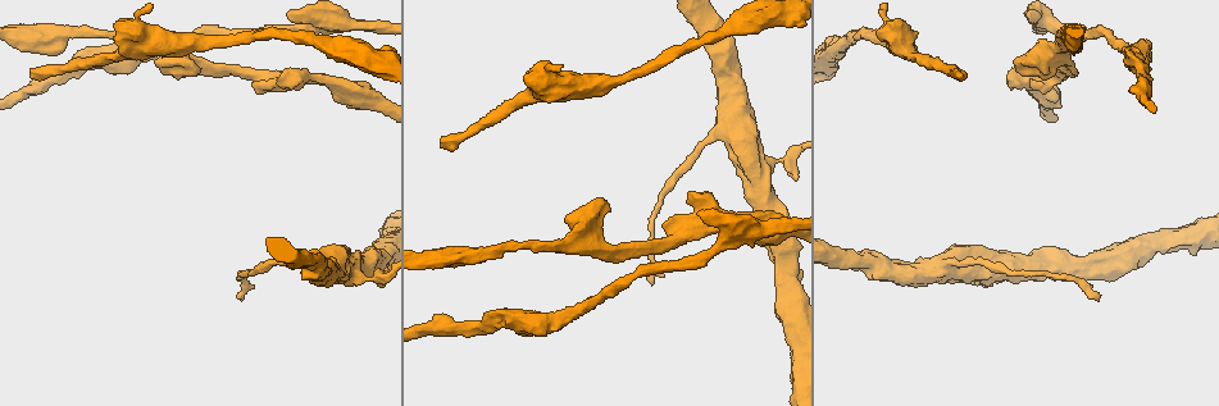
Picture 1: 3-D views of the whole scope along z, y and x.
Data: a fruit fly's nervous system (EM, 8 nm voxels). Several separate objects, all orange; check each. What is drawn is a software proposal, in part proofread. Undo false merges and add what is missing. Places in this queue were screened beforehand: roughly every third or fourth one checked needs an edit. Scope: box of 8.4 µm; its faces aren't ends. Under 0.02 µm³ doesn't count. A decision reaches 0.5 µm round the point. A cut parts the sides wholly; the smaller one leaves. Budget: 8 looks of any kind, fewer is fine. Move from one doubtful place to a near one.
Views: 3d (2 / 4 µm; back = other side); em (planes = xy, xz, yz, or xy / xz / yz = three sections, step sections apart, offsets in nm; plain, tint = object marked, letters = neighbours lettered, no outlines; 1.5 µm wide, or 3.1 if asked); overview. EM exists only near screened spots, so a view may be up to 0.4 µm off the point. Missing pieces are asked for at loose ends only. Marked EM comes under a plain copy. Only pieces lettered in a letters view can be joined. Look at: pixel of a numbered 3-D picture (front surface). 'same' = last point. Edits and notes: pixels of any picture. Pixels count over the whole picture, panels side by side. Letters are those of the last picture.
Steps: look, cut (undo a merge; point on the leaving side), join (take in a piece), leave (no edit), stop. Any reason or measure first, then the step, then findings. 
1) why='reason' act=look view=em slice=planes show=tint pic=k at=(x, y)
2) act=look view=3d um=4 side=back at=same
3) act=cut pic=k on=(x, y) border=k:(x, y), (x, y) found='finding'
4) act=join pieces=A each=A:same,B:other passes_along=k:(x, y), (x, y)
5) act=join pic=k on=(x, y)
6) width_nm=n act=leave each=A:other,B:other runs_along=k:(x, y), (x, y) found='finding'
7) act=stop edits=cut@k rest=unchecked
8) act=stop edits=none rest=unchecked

why='thin end' act=look view=em slice=xy step=4 show=tint pic=1 at=(651, 284)

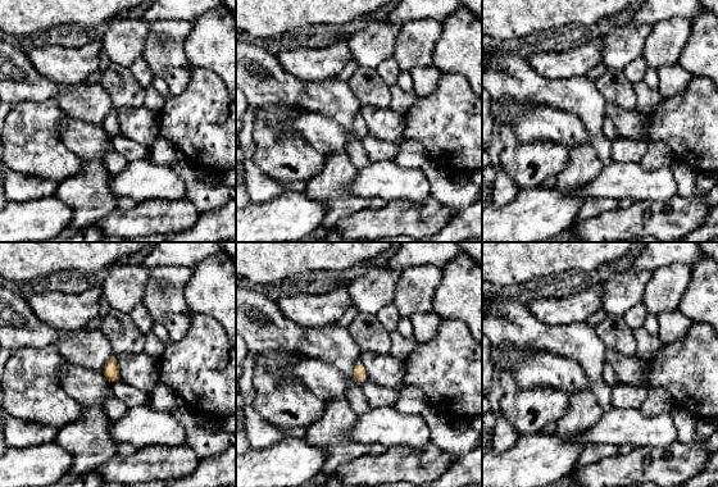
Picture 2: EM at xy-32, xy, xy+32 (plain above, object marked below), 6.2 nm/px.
why='another direction' act=look view=em slice=planes show=tint at=same

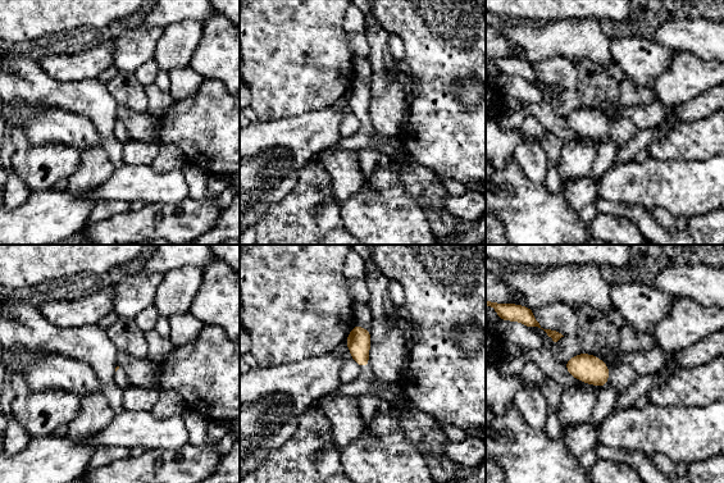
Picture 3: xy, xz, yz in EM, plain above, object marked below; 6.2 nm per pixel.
act=look view=em slice=planes show=letters at=same

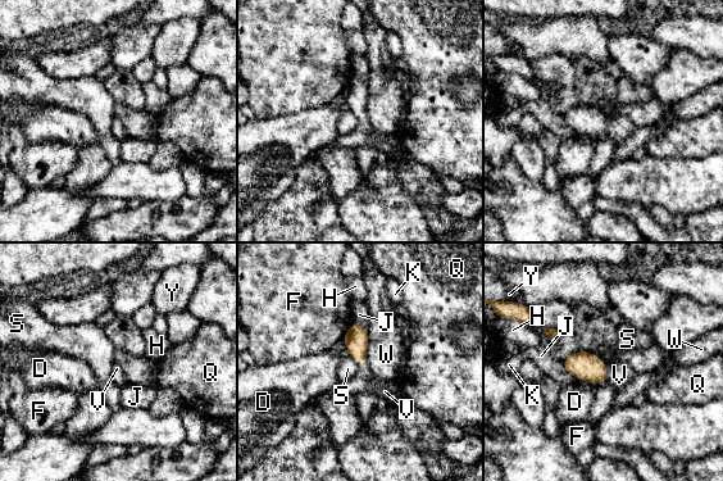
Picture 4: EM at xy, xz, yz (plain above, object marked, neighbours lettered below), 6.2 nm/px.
act=join pieces=V each=D:other,F:other,H:other,J:other,K:other,Q:other,S:other,V:same,W:other,Y:other passes_along=4:(583, 366), (605, 375), (619, 375) found='it goes on there'

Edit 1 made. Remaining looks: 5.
why='see it whole again' act=look view=overview

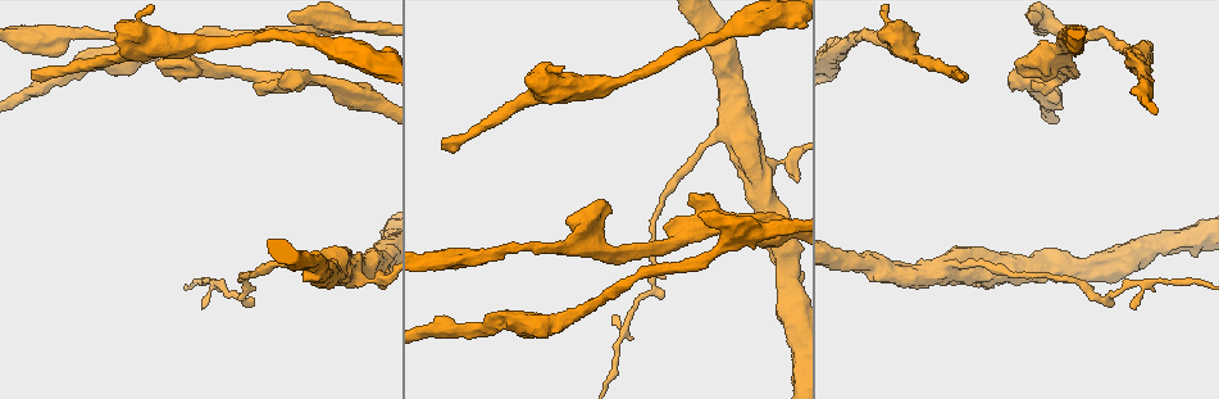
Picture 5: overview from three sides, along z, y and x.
why='calibre changes' act=look view=em slice=planes show=tint pic=5 at=(57, 35)

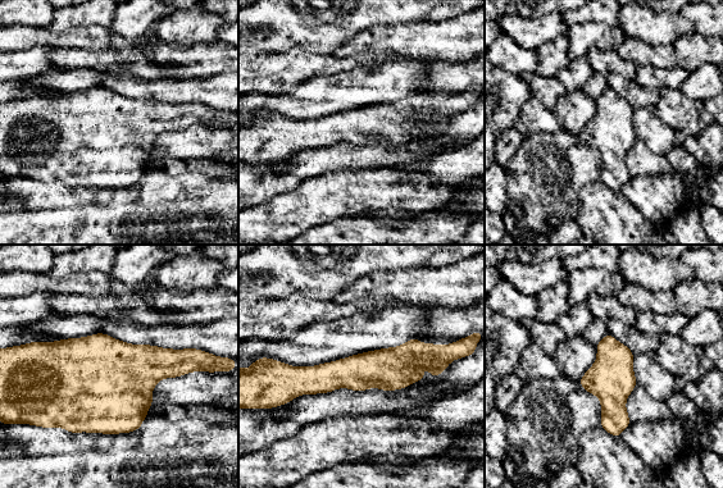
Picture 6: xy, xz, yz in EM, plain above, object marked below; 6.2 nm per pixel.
act=look view=em slice=planes show=letters at=same

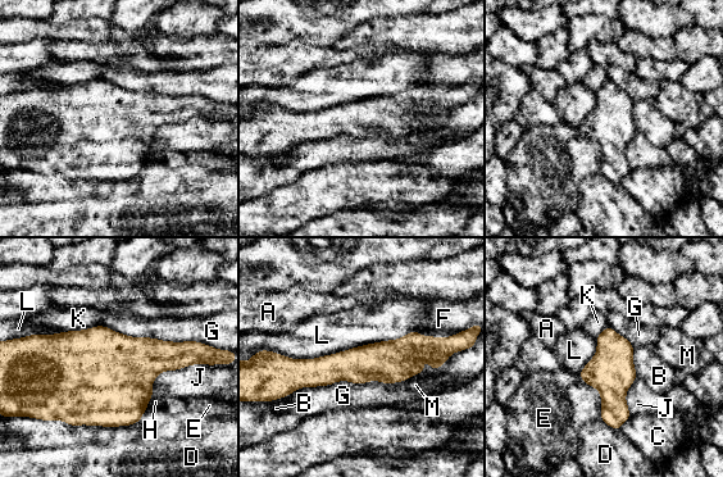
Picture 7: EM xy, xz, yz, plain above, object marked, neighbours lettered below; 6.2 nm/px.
act=leave each=A:other,B:other,C:other,D:other,E:other,F:other,G:other,H:other,J:other,K:other,L:other,M:other border=7:(417, 331), (313, 358), (274, 353) found='continuous, no second cell'

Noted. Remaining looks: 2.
why='branch stops here' act=look view=em slice=planes show=letters pic=5 at=(964, 76)

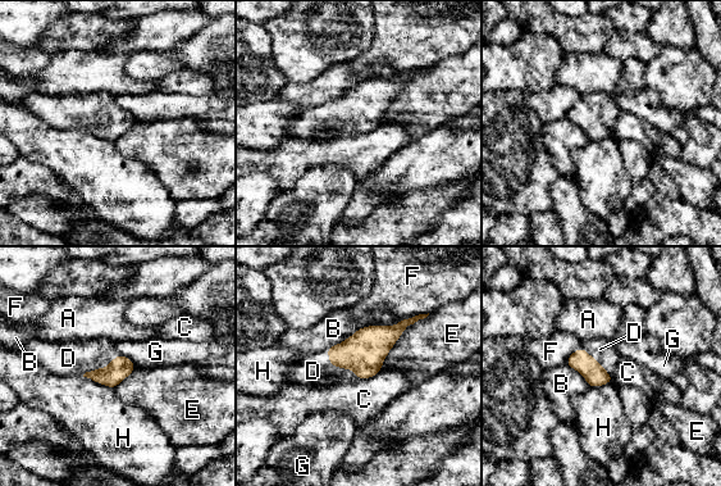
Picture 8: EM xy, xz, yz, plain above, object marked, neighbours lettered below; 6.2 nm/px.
width_nm=140 act=join pieces=D each=A:other,B:other,C:other,D:same,E:other,F:other,G:other,H:other passes_along=8:(364, 351), (340, 367), (313, 371) found='it goes on there'

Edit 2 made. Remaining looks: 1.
act=stop edits=join@4,join@8 rest=unchecked

